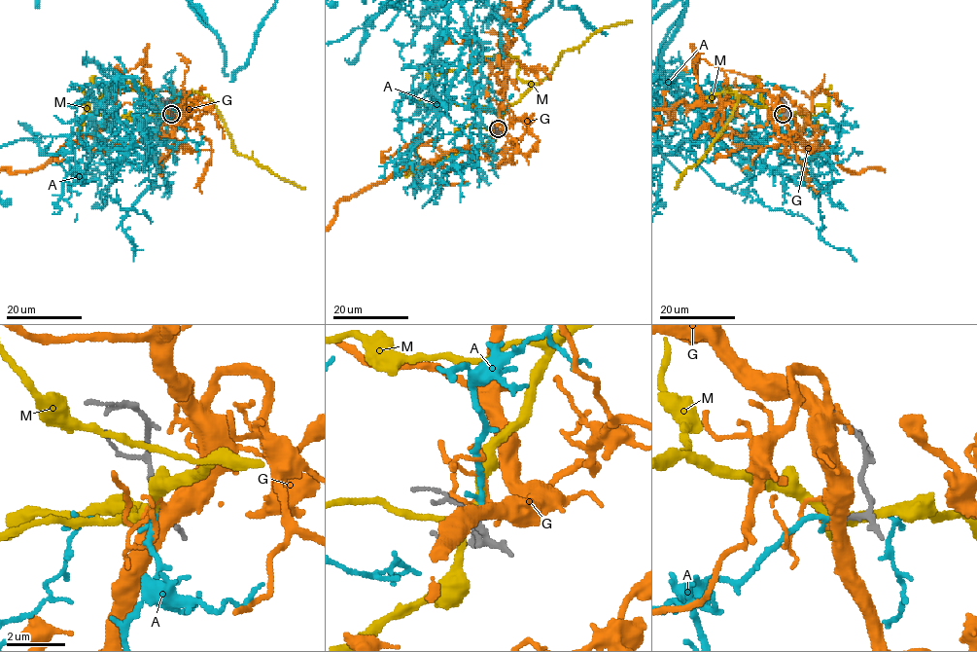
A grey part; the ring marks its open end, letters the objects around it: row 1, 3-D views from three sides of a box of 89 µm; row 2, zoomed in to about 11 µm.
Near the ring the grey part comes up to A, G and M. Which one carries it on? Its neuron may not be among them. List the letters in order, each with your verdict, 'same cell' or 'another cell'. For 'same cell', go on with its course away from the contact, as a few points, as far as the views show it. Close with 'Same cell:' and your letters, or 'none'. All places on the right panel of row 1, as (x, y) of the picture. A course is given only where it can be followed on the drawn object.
A: same cell
G: another cell
M: another cell
Same cell: A

